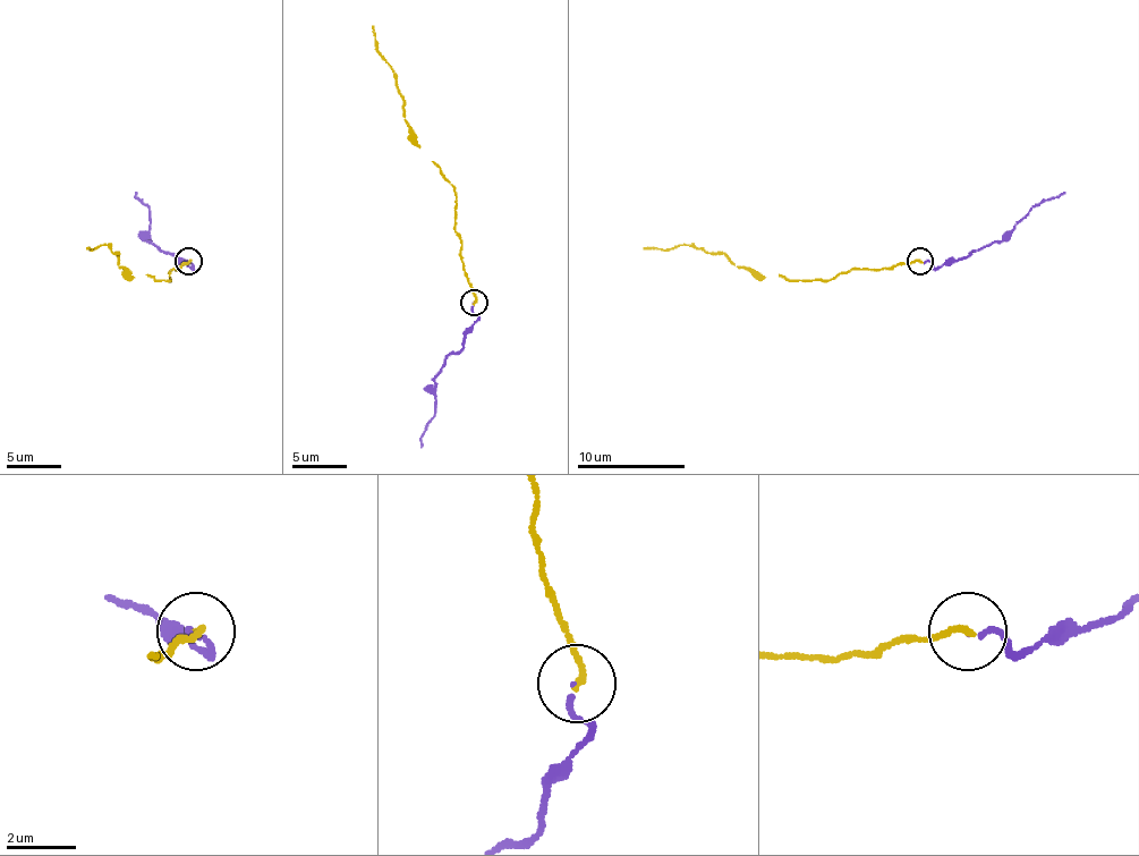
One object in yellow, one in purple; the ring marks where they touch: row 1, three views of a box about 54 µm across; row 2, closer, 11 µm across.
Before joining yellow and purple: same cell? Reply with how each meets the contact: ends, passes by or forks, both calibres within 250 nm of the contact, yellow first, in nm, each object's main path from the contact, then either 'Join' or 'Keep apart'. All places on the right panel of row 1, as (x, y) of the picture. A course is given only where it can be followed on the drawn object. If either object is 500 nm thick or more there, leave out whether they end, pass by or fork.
At the ring yellow ends. At the ring purple ends. Thickness 190 nm (yellow) against 130 nm. Course of yellow: (920, 260), (804, 279), (780, 273), (761, 277), (733, 265), (722, 255), (687, 244), (671, 249), (644, 246). Course of purple: (920, 260), (940, 265), (999, 242), (1029, 211), (1064, 193). Join

